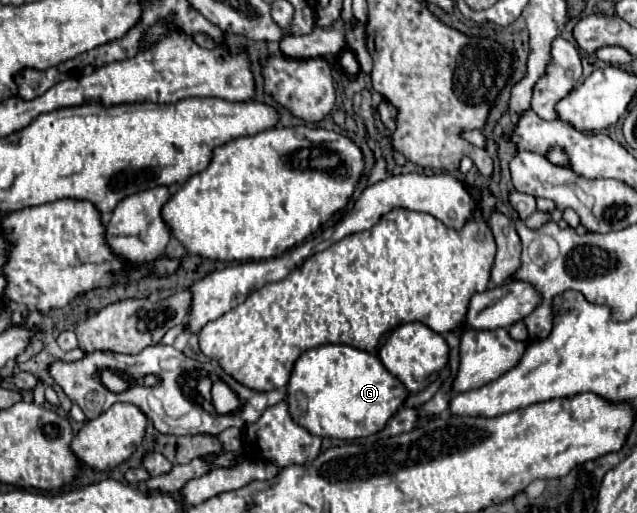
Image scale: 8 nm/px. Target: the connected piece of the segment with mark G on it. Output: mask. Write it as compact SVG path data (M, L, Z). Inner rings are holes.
M320 345L320 347L304 351L296 359L288 385L286 385L284 401L288 403L290 417L300 427L304 427L308 433L312 433L316 437L358 439L358 437L374 435L376 429L380 429L380 425L384 425L384 421L388 421L388 417L392 417L392 413L396 413L400 409L400 405L406 401L406 397L408 397L406 387L384 369L384 365L380 363L380 359L376 355L364 353L350 345ZM304 399L306 399L306 411L304 411L304 407L298 407L298 401L304 401Z

